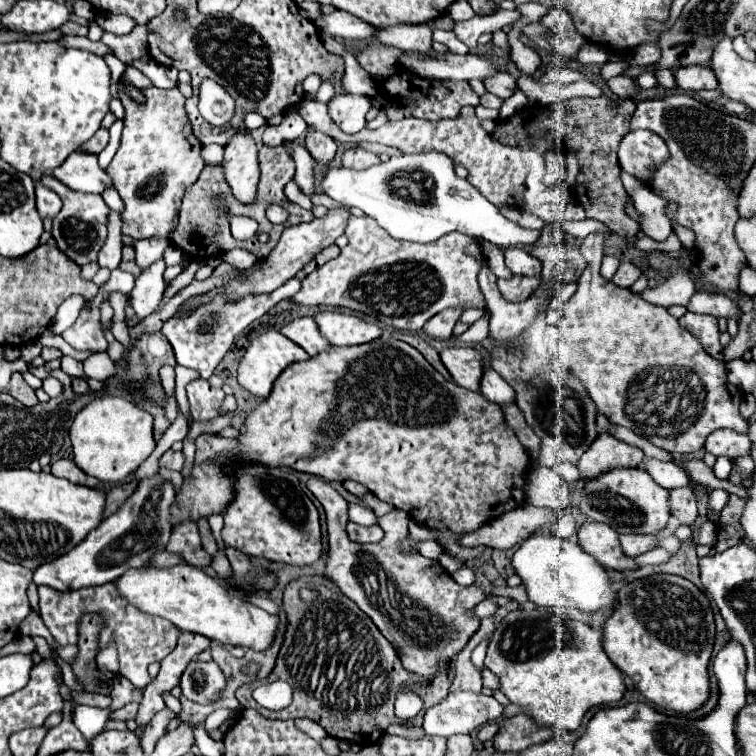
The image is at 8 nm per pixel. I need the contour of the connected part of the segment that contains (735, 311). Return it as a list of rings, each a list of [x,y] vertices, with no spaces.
[[[695,292],[687,304],[687,310],[689,312],[695,312],[695,314],[709,314],[709,316],[731,316],[735,320],[741,318],[741,310],[737,306],[735,300],[727,298],[725,294],[719,294],[719,292]]]

